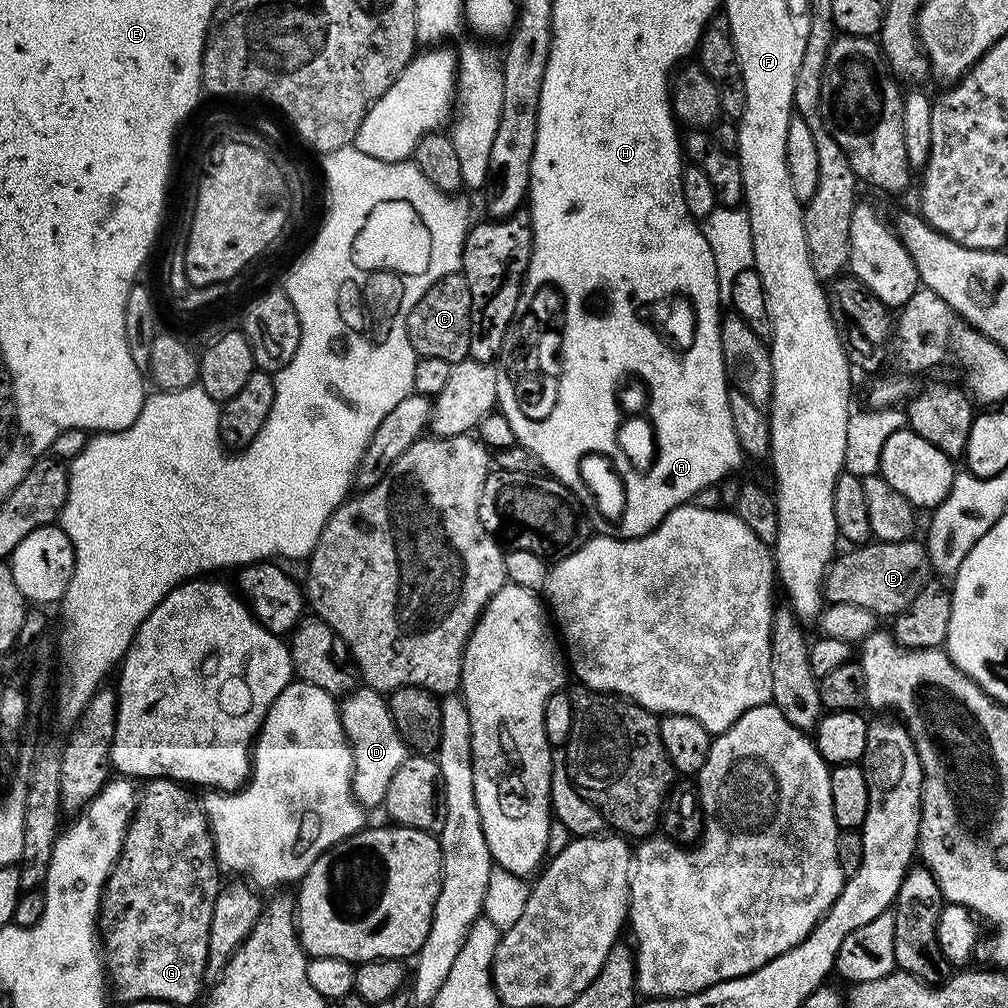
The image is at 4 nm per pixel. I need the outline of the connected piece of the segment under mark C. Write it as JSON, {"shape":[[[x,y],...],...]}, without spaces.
{"shape":[[[463,271],[451,272],[438,278],[438,282],[434,282],[434,286],[430,286],[430,290],[418,298],[414,310],[410,310],[408,315],[408,337],[417,357],[442,358],[442,362],[450,362],[453,366],[463,365],[472,350],[471,309],[470,286]]]}

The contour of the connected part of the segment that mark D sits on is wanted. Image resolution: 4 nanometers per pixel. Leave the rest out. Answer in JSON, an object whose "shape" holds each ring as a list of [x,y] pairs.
{"shape":[[[357,686],[339,701],[338,707],[344,733],[352,747],[352,794],[360,803],[361,808],[365,810],[379,809],[383,805],[384,795],[390,786],[390,778],[394,778],[394,770],[398,770],[398,766],[402,766],[402,762],[410,755],[410,749],[394,726],[394,718],[388,709],[385,693],[377,692],[375,688]]]}

